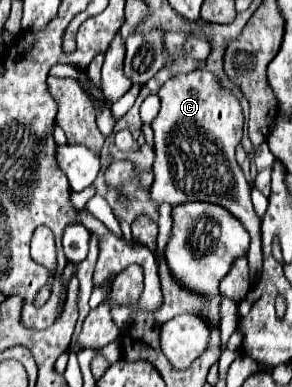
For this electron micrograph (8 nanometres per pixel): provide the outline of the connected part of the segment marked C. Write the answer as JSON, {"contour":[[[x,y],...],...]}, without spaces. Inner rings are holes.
{"contour":[[[194,69],[186,75],[178,75],[168,79],[162,89],[158,91],[160,101],[162,101],[162,109],[158,113],[158,117],[152,121],[152,129],[154,129],[154,181],[152,181],[152,193],[148,191],[148,195],[152,197],[152,201],[156,205],[160,203],[170,203],[170,205],[180,205],[186,201],[208,201],[208,203],[218,203],[222,207],[226,207],[230,213],[234,213],[234,217],[238,217],[244,227],[248,229],[252,243],[250,243],[250,251],[248,251],[248,263],[250,263],[250,279],[252,283],[258,281],[260,271],[262,271],[262,247],[260,247],[260,219],[254,213],[252,201],[250,201],[250,185],[248,181],[244,181],[244,173],[240,169],[240,165],[236,163],[234,151],[240,145],[242,139],[242,127],[244,127],[244,117],[238,105],[238,99],[224,91],[218,83],[218,79],[204,69]]]}

